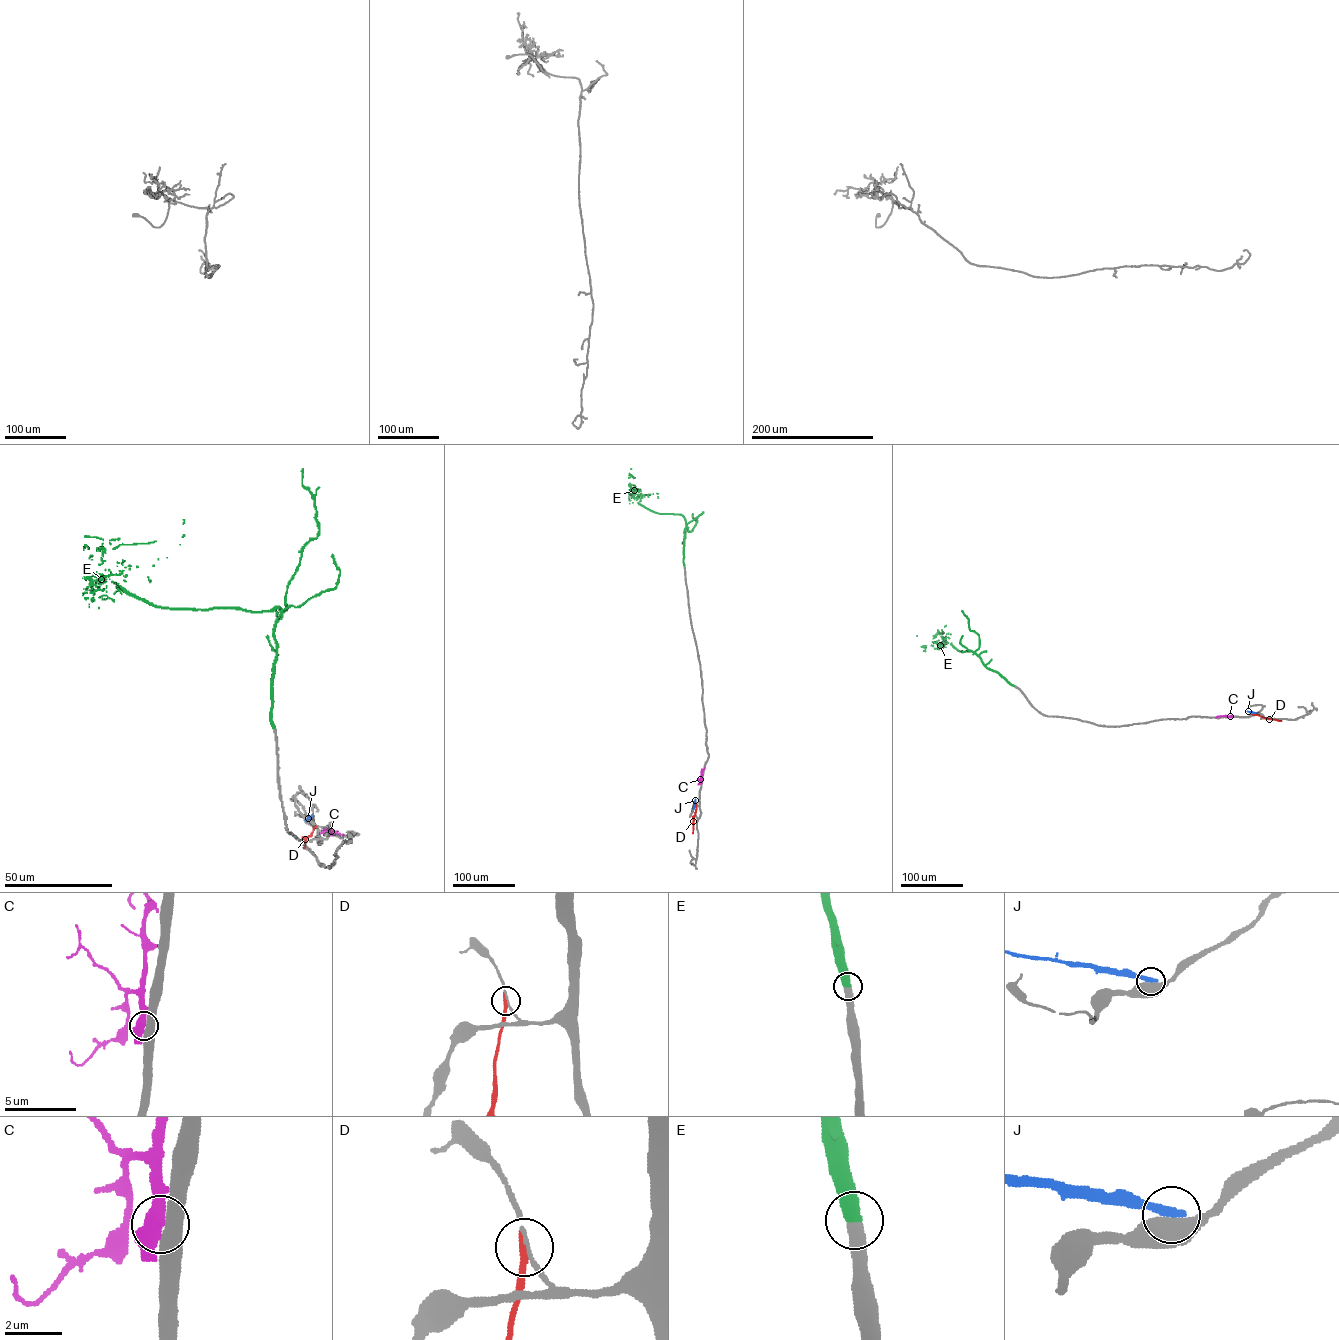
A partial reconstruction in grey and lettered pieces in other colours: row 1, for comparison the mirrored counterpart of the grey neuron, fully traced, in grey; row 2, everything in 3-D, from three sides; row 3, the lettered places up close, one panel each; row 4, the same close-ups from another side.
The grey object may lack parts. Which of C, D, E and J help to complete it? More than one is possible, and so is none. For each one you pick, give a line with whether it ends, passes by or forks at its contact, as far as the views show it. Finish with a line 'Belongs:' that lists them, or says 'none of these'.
E: it ends there
Belongs: E

